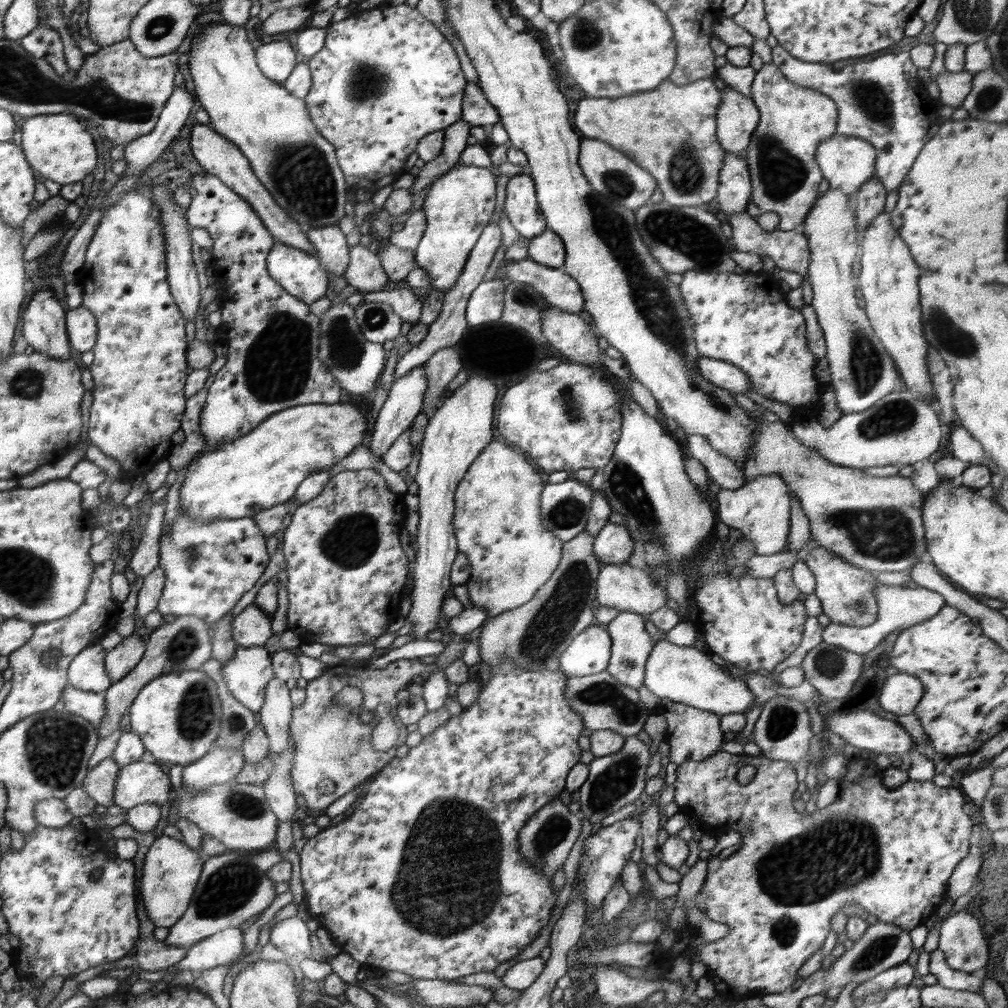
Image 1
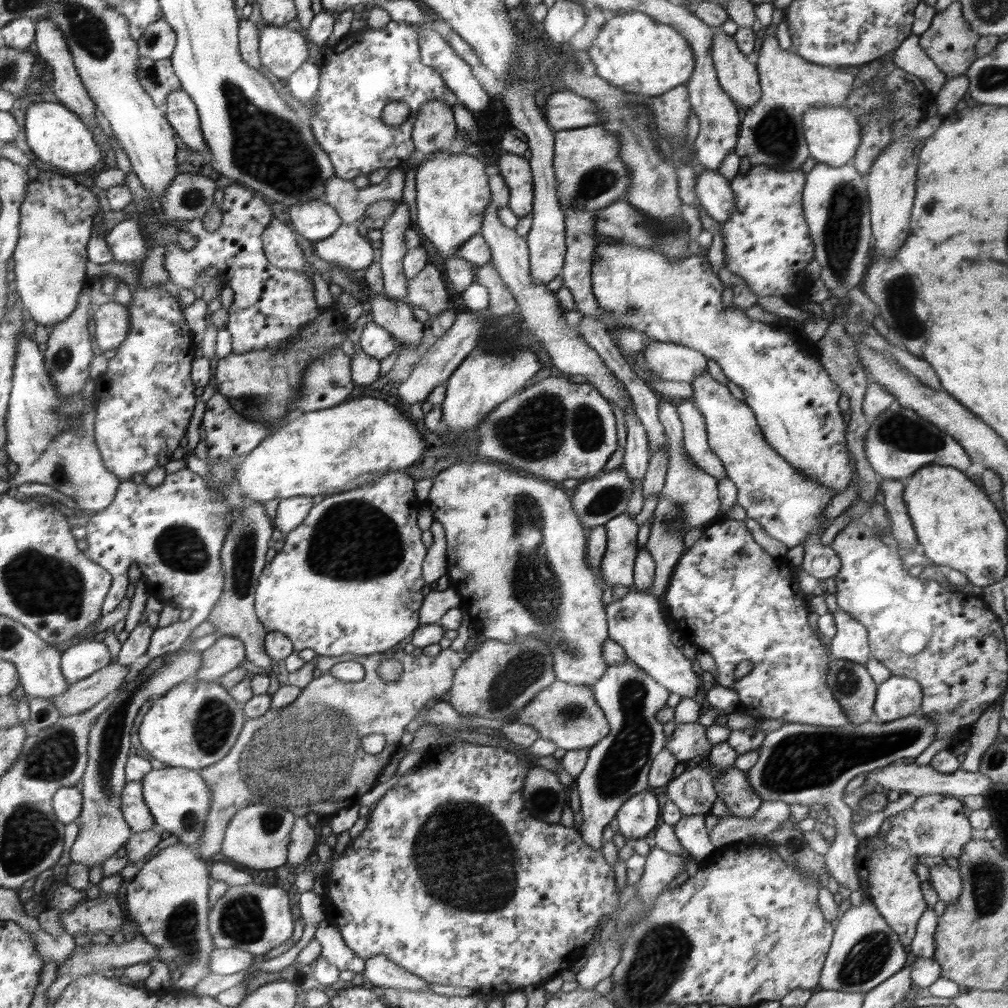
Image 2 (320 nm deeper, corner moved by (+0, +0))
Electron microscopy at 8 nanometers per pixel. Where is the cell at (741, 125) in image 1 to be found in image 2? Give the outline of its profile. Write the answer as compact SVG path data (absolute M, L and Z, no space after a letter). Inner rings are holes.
M715 27L712 35L712 58L722 90L742 108L753 107L761 95L757 65L739 52L733 36Z

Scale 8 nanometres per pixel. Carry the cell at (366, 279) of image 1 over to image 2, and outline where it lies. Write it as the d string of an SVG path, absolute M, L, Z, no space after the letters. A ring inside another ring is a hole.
M363 218L350 224L340 225L330 236L314 242L314 251L318 258L338 267L350 270L366 269L372 262L372 246L368 238L358 236L358 227Z

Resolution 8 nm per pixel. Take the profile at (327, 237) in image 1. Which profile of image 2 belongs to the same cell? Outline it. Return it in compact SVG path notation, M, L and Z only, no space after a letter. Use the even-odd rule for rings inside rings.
M321 199L296 204L289 210L290 222L294 230L314 242L330 236L342 225L336 209Z

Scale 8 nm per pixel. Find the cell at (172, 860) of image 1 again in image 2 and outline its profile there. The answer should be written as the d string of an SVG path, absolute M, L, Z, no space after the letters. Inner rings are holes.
M175 844L162 849L146 861L144 867L138 874L133 876L127 883L126 888L126 908L132 918L132 924L136 930L142 934L142 938L148 944L157 946L157 957L155 960L160 962L174 962L176 968L180 970L181 977L175 983L177 990L192 991L200 980L210 976L209 964L216 945L213 941L213 935L209 931L209 922L206 922L208 914L208 866L204 858L196 858L192 854L189 845Z

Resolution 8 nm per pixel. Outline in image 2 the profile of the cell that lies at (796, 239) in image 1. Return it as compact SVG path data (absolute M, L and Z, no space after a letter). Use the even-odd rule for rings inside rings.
M705 169L695 176L695 191L701 205L718 223L723 223L732 216L735 209L734 193L729 180L717 170Z

